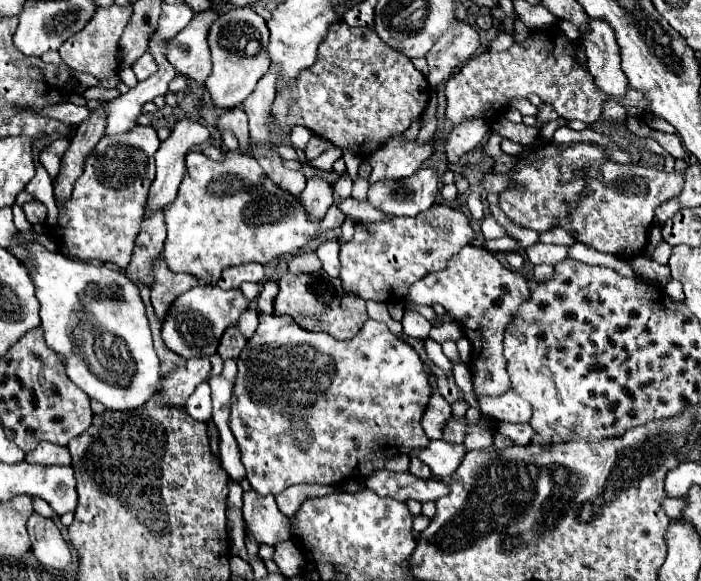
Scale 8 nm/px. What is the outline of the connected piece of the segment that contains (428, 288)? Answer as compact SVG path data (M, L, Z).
M465 246L459 254L455 254L455 258L451 258L447 270L427 274L425 278L411 284L405 296L405 306L441 304L445 310L449 310L455 320L463 324L463 332L473 346L469 368L473 372L475 394L497 396L503 394L511 384L505 370L503 332L513 314L519 310L521 302L525 302L527 298L529 286L521 274L507 270L491 252L475 246Z

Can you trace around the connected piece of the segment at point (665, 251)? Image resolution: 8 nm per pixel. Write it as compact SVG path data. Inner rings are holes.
M663 240L654 250L652 258L660 264L667 264L671 253L672 247Z

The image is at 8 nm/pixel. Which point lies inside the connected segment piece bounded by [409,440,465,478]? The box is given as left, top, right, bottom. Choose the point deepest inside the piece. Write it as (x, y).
(441, 457)

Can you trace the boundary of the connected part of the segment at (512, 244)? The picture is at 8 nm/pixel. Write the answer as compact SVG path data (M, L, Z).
M509 236L501 240L485 240L483 246L491 252L519 252L521 250L521 244Z

